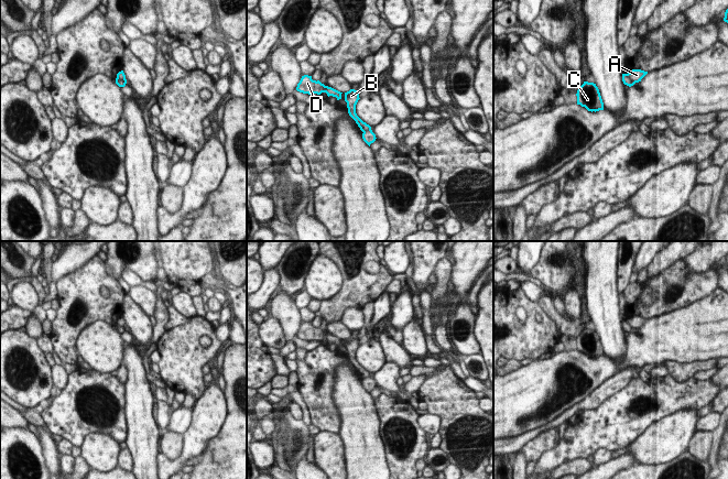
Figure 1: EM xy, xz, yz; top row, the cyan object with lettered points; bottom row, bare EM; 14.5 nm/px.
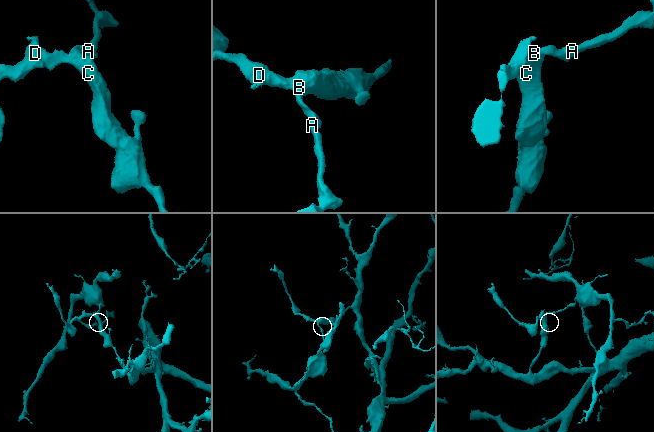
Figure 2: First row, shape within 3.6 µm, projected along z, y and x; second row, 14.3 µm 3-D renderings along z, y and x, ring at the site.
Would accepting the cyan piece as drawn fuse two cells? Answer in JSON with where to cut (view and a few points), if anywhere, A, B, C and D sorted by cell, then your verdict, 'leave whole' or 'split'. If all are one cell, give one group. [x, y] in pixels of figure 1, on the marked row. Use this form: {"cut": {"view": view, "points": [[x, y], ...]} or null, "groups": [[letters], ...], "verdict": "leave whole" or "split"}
{"cut": {"view": "yz", "points": [[626, 74], [636, 82]]}, "groups": [["A"], ["B", "C", "D"]], "verdict": "split"}

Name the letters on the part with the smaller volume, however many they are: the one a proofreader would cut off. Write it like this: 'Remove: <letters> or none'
Remove: A

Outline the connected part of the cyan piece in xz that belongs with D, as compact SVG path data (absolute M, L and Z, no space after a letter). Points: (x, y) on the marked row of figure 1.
M304 75L302 76L300 83L297 84L296 90L303 94L317 94L320 95L322 92L326 92L327 96L333 96L336 97L337 100L341 99L341 94L340 91L325 86L322 84L319 80L313 80L312 76Z

